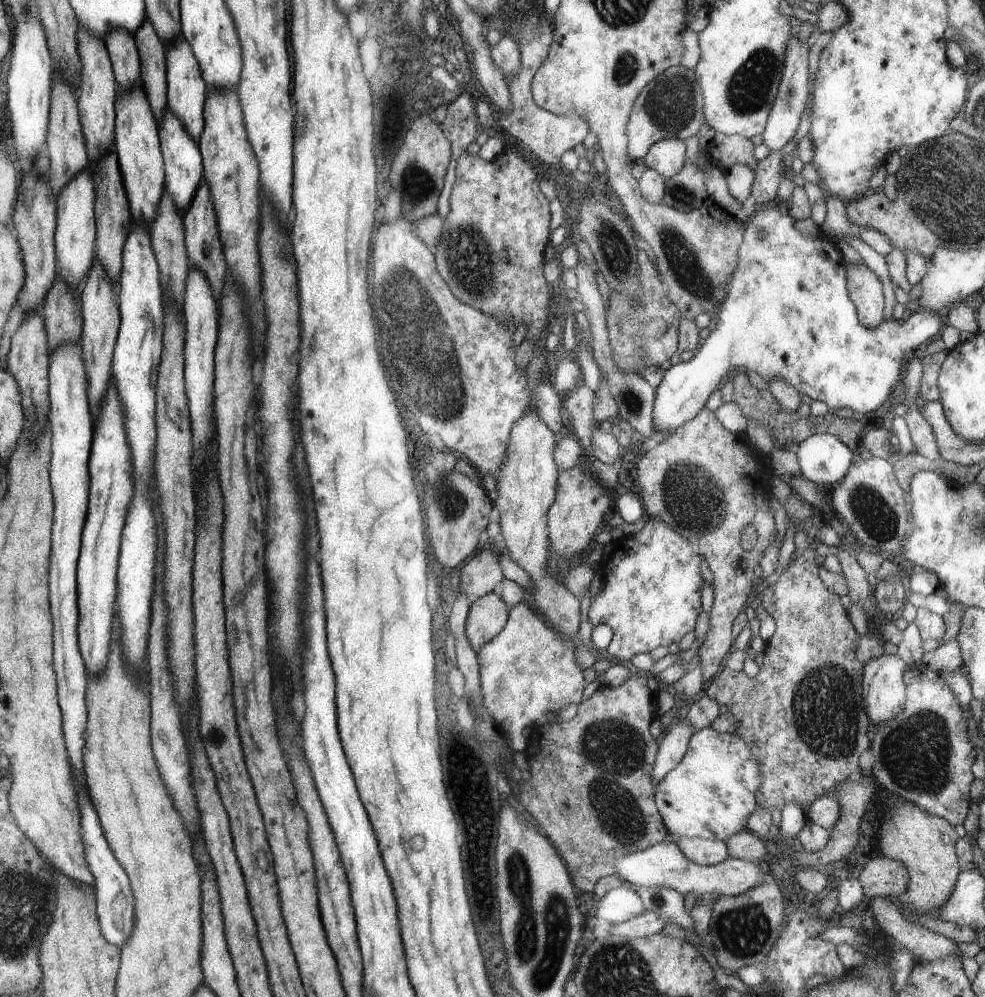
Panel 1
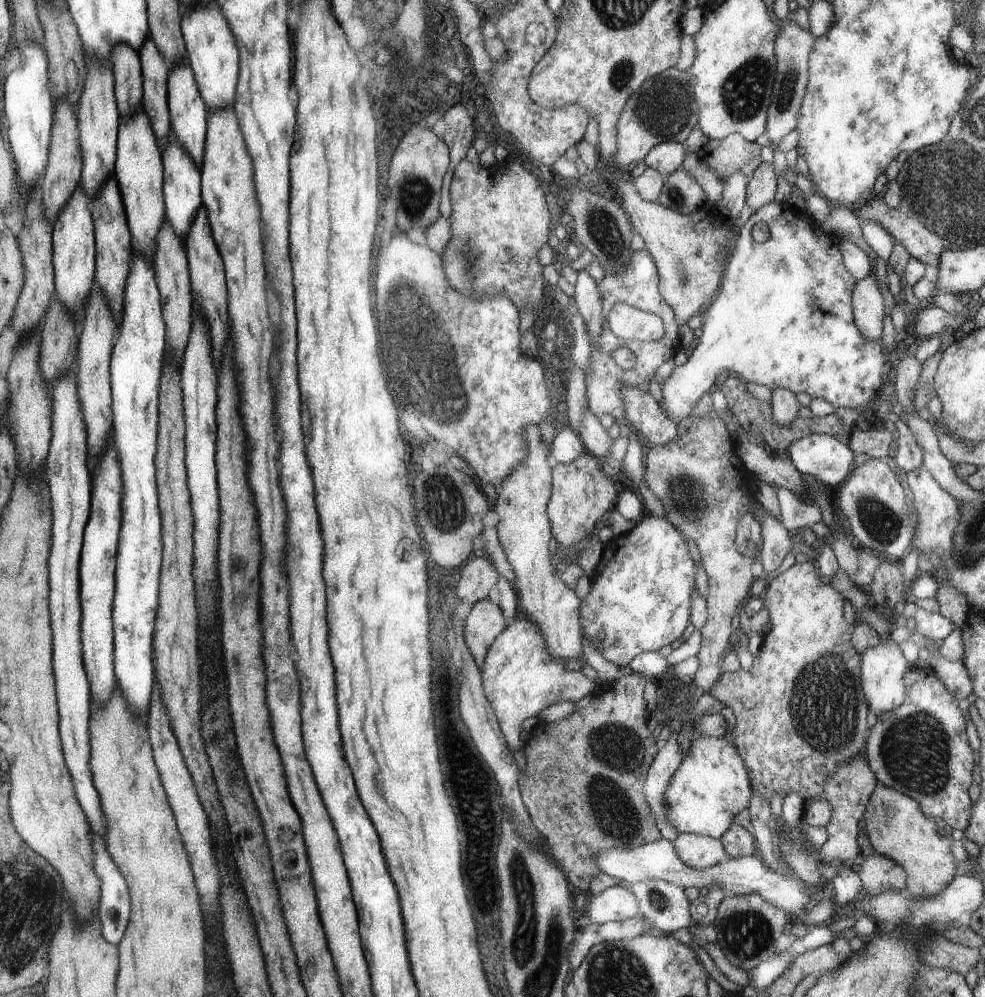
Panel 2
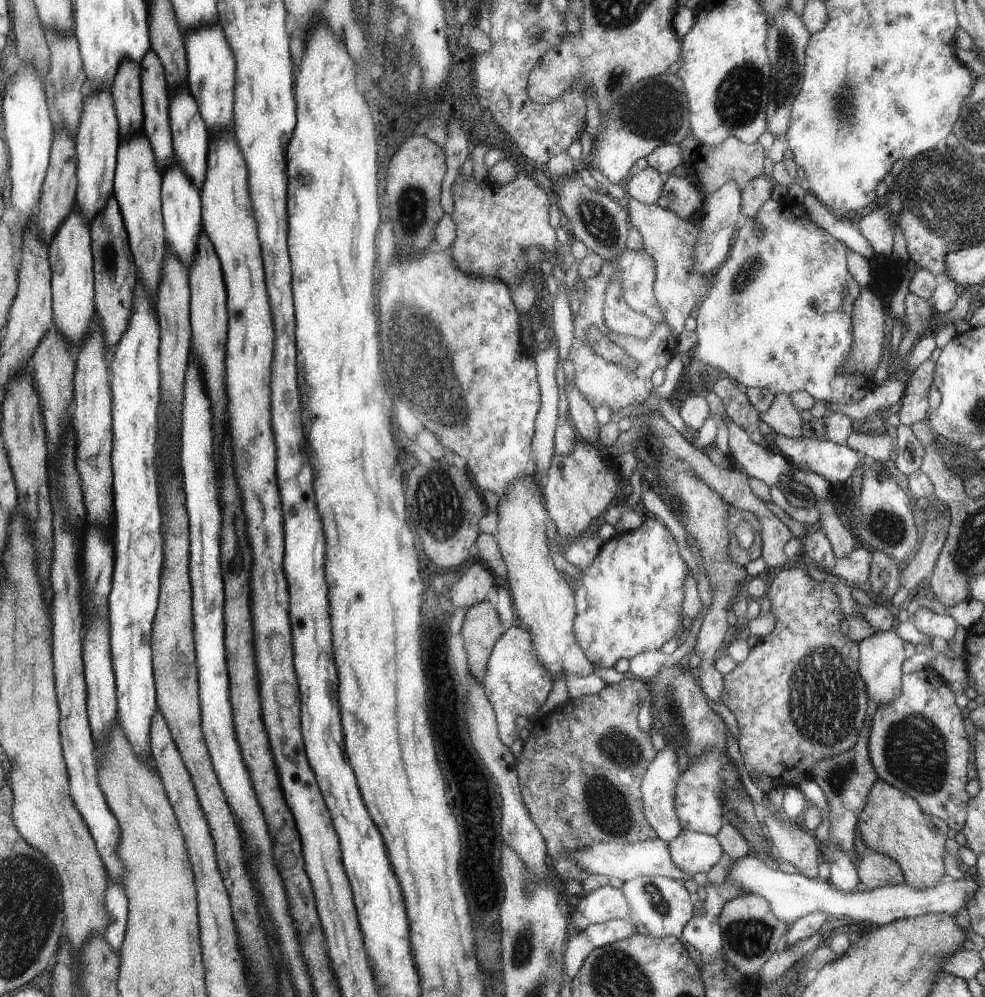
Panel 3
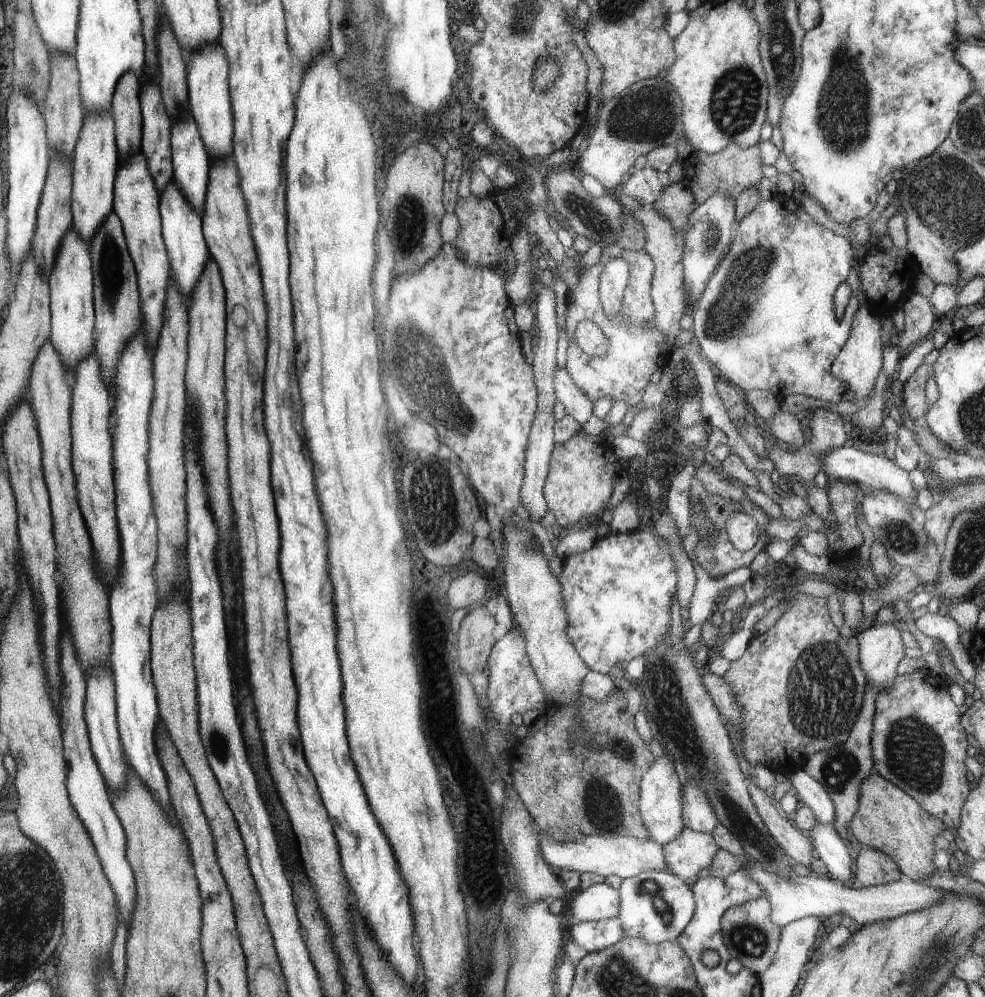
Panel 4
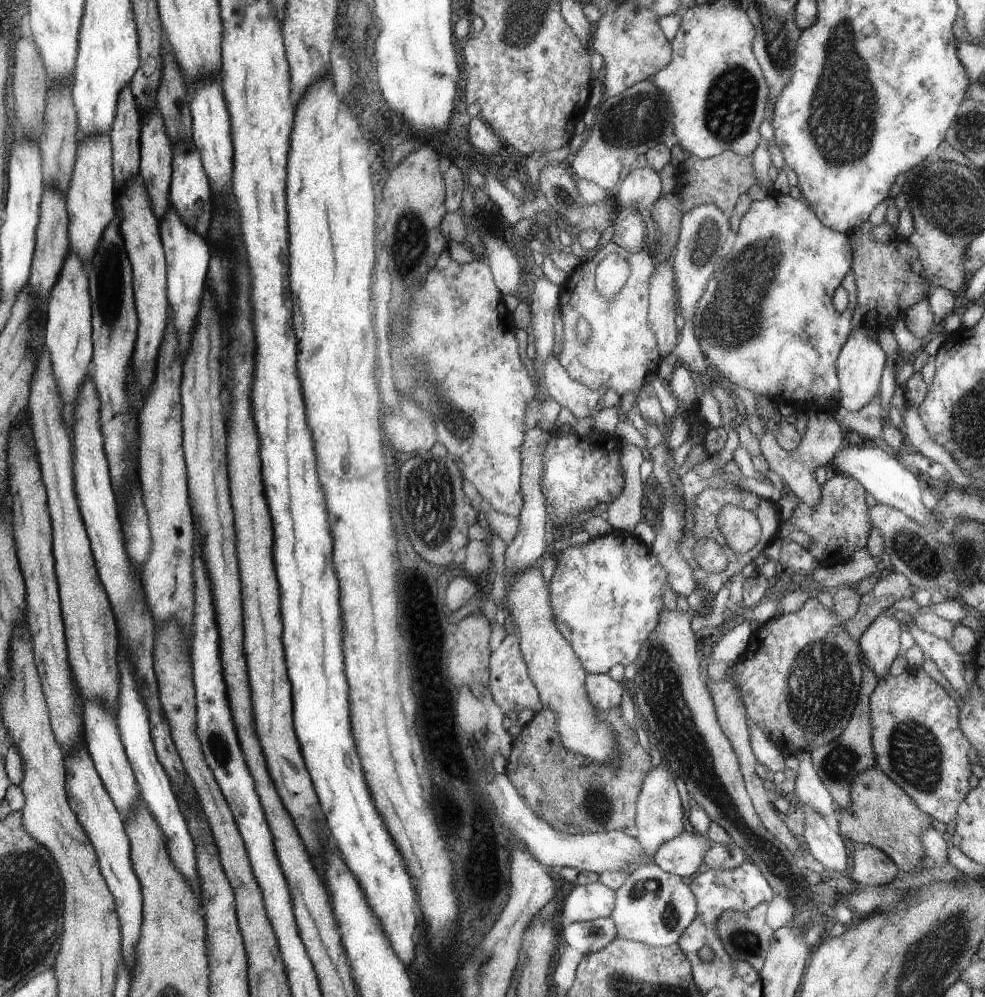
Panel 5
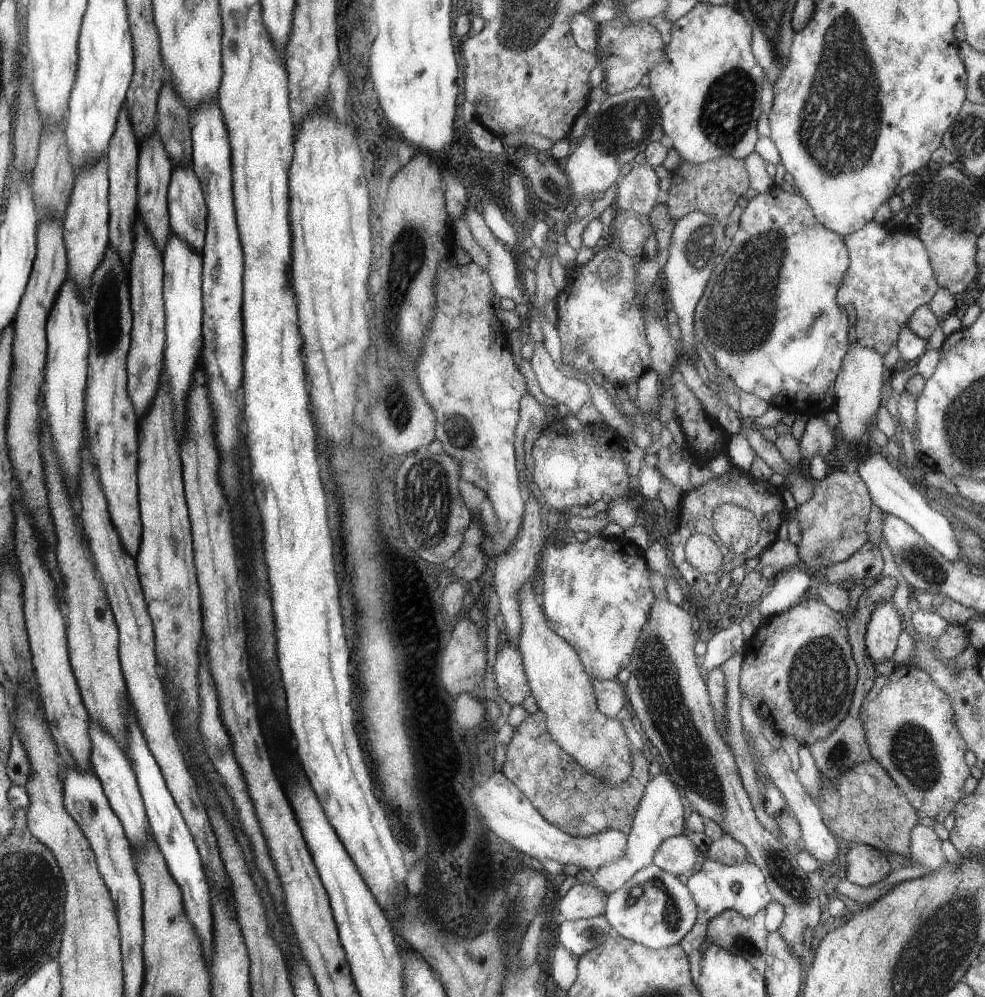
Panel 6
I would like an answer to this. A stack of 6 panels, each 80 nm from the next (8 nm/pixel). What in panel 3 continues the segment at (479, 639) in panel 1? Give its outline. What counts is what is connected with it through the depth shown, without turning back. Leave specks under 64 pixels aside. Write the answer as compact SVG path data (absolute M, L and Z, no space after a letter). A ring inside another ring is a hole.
M486 599L472 604L463 619L463 646L469 674L481 684L491 646L501 636L501 622Z

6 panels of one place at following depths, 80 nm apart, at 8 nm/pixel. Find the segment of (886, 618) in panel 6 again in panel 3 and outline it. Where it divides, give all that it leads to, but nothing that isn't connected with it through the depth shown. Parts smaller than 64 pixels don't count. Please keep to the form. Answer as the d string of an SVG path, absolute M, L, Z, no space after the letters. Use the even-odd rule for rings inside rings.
M893 629L873 633L870 637L858 642L858 671L865 681L866 695L876 704L886 705L902 694L901 662L903 658L903 643L893 634Z

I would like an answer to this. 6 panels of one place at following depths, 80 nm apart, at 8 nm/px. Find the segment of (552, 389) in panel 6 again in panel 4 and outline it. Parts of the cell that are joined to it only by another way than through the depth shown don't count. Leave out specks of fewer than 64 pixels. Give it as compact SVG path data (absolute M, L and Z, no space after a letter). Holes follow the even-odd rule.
M555 369L552 383L556 400L564 406L566 414L581 426L592 415L593 400L575 386L565 369Z

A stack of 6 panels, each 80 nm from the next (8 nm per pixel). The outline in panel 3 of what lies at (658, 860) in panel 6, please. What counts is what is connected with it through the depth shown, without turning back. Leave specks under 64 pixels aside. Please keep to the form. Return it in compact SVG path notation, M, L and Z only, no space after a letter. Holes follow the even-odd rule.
M683 828L667 843L667 846L673 864L689 876L696 872L706 873L724 853L715 837Z

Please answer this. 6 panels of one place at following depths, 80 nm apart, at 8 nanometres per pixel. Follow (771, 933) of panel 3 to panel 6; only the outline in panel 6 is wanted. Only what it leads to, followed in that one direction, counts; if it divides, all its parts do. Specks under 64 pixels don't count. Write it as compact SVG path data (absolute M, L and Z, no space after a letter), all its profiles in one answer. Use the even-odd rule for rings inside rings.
M764 908L744 917L733 909L716 914L706 926L706 940L746 960L763 974L768 930L764 925Z

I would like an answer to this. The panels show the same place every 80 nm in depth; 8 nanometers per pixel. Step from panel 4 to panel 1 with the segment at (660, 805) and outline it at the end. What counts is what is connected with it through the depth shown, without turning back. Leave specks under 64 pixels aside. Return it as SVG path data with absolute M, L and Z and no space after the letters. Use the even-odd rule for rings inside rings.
M685 719L675 720L666 730L667 734L661 735L659 751L651 770L651 786L654 791L659 786L659 782L663 780L663 776L679 764L685 755L689 738L694 734L693 728Z

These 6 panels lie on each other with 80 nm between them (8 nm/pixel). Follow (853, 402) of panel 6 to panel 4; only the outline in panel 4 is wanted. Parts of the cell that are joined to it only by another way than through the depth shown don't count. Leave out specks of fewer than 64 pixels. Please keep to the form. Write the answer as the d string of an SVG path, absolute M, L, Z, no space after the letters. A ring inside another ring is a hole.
M860 299L859 308L856 308L854 322L851 327L849 338L846 340L845 347L839 351L837 358L830 368L830 372L838 376L839 380L844 380L848 386L849 400L855 401L866 396L874 387L877 374L881 368L881 338L879 338L879 322L875 318L873 309L867 304L867 300Z

